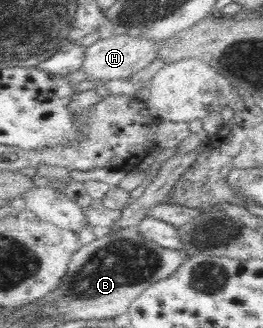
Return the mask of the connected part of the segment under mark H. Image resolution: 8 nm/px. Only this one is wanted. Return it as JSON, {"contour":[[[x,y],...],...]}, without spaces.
{"contour":[[[114,35],[110,38],[100,38],[87,47],[81,70],[86,73],[86,79],[90,81],[127,79],[156,59],[162,43],[162,41],[150,41],[149,39],[141,39],[141,37],[132,37],[131,35]]]}

